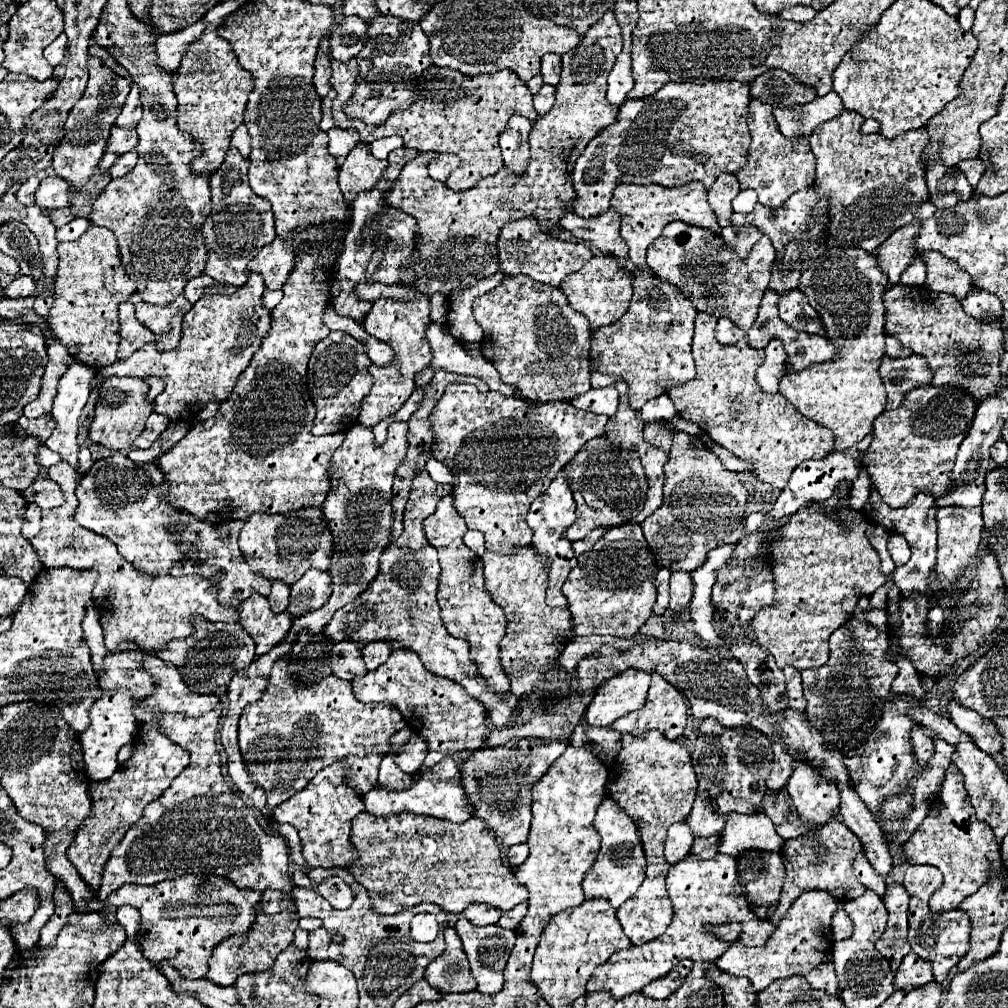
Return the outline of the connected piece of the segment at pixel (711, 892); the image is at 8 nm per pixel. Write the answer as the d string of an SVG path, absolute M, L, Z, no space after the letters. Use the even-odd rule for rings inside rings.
M716 853L716 857L708 861L696 861L696 859L682 859L680 863L672 865L668 871L668 895L674 905L674 917L668 925L666 933L662 937L656 937L644 945L632 945L630 949L618 951L608 959L608 963L602 963L592 973L586 989L592 991L608 991L616 999L626 997L630 993L642 991L644 985L668 975L668 971L678 965L682 959L692 961L716 961L724 953L724 943L716 939L716 935L708 935L704 927L712 927L712 923L726 923L728 919L736 919L740 923L742 933L740 939L748 947L764 945L764 941L772 935L774 923L768 919L754 919L752 909L748 907L748 901L744 895L732 895L732 887L736 887L738 869L736 859Z

